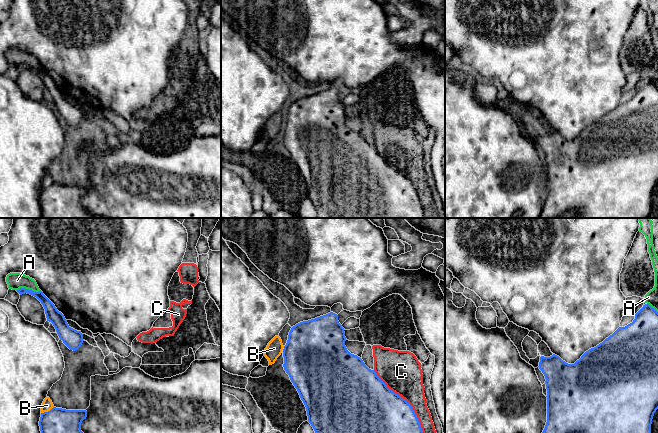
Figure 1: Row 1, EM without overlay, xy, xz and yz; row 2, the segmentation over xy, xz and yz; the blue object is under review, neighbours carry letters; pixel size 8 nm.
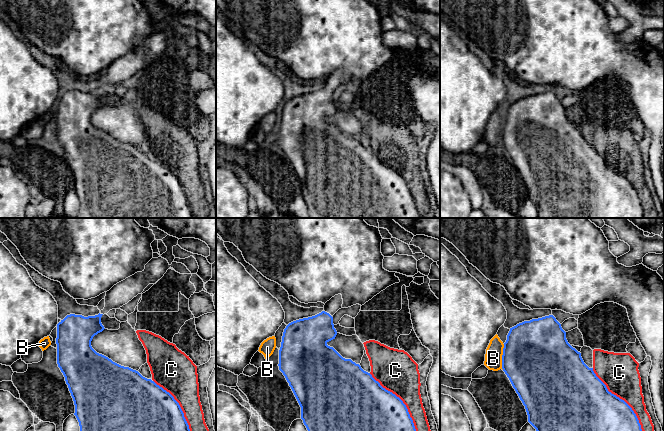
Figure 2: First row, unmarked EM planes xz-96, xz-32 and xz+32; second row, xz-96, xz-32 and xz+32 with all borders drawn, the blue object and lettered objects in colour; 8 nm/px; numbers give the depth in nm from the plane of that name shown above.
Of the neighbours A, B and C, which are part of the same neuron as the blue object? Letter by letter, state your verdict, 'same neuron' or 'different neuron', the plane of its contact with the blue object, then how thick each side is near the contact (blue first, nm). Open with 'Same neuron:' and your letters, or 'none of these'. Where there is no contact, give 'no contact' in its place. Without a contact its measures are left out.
Same neuron: none of these
A: different neuron | xy | 100/140 nm
B: different neuron | xy | 200/90 nm
C: different neuron | xz | 380/320 nm

